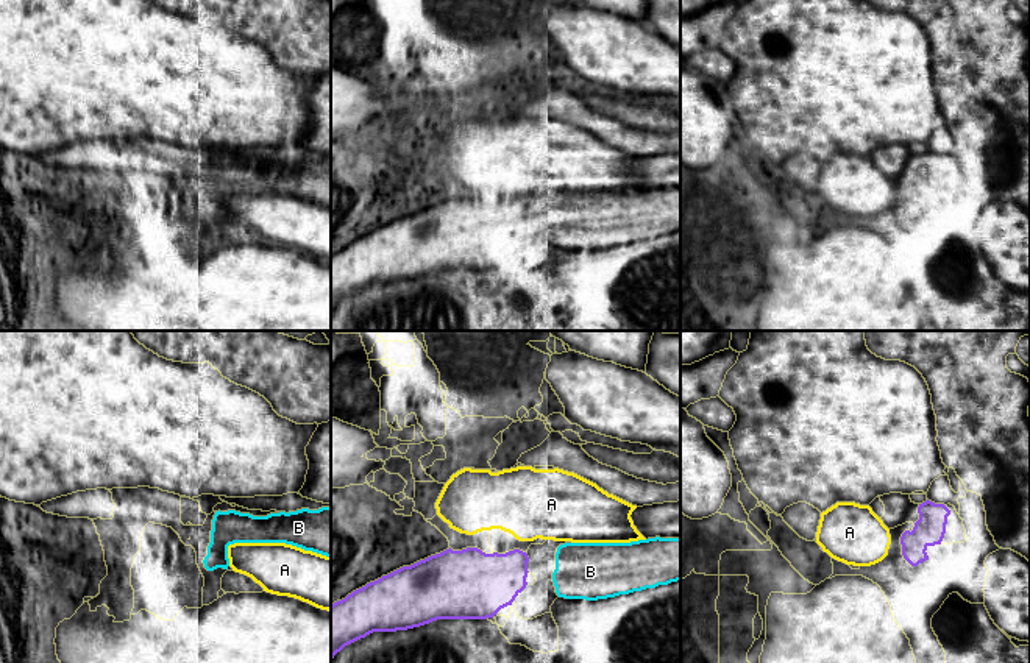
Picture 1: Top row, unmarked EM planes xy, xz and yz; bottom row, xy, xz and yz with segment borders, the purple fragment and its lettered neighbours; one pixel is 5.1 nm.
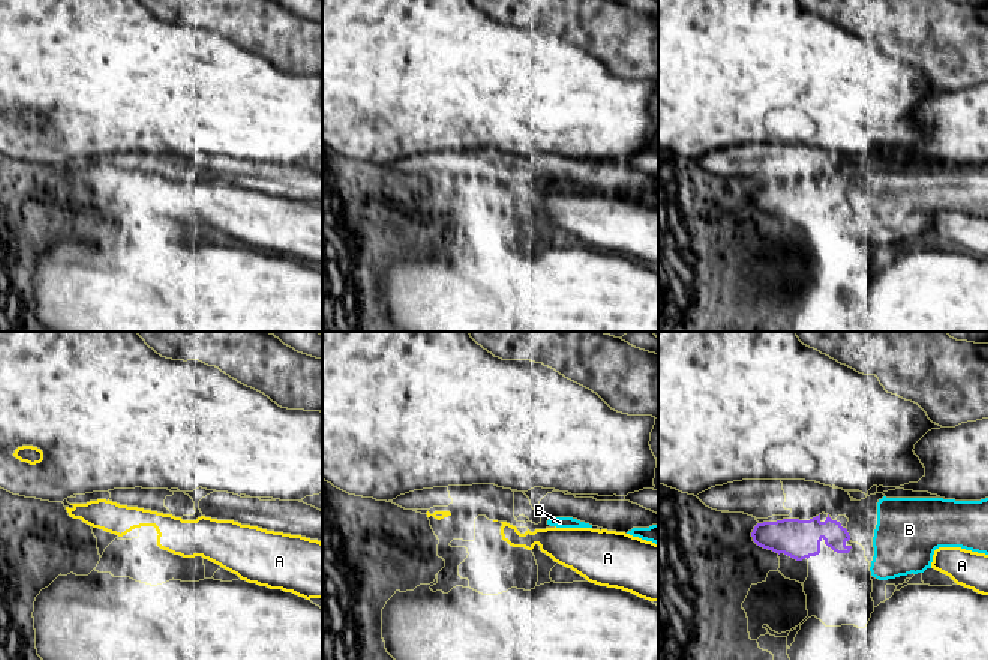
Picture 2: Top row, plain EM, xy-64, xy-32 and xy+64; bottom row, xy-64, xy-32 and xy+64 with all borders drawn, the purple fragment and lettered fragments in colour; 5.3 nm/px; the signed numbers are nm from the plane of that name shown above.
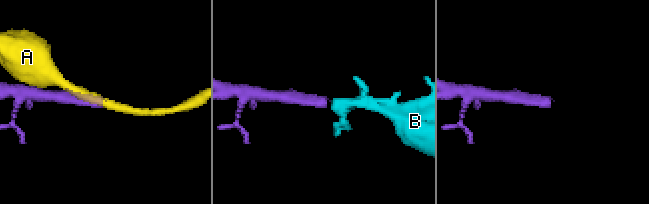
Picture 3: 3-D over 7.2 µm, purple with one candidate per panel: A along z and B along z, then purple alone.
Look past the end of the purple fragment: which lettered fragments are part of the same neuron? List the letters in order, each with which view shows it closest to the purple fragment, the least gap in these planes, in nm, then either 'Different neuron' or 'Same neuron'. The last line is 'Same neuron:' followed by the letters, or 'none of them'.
A: Closest in xz. Distance 50 nm. Different neuron
B: Closest in xz. Distance 130 nm. Same neuron
Same neuron: B

